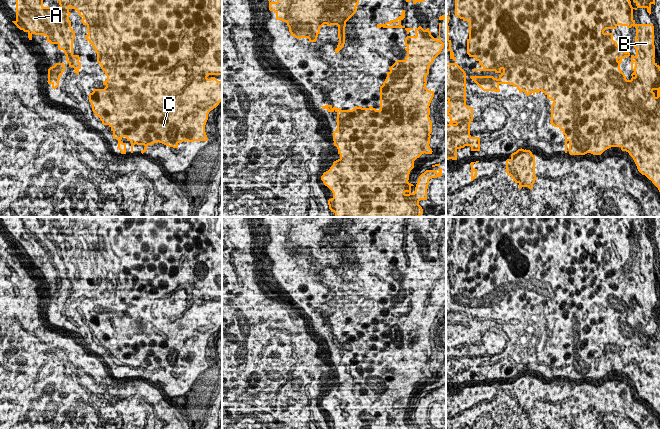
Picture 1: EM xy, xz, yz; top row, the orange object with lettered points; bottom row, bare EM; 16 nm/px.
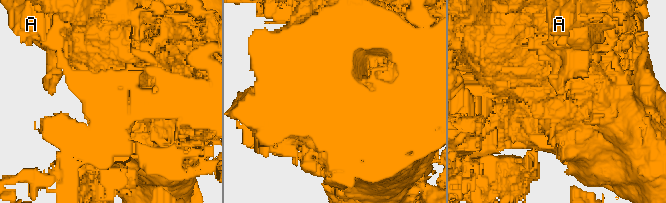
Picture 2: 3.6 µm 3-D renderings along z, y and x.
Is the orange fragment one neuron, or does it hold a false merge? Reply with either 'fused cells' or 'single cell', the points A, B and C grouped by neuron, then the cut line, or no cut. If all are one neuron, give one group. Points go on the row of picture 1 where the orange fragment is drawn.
single cell; groups A B C; cut none

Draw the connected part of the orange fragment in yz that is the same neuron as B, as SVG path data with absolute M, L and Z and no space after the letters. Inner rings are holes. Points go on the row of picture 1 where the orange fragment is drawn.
M455 0L455 16L459 17L463 21L469 22L469 38L467 39L467 54L469 57L474 57L476 61L479 62L479 65L482 67L481 69L472 69L472 71L494 71L495 73L499 73L499 78L494 78L493 76L470 76L470 78L483 90L483 91L495 91L500 92L499 85L500 84L509 84L513 87L516 87L519 90L519 93L522 91L525 92L527 96L531 93L535 95L535 93L539 93L542 91L547 99L550 99L553 104L551 105L551 121L550 123L554 127L558 127L565 136L565 153L569 153L570 155L585 155L587 153L591 153L593 155L601 155L605 150L611 147L620 147L622 151L626 151L633 158L638 171L645 175L652 183L658 188L660 192L660 66L655 62L655 45L654 45L654 26L653 24L636 24L633 19L633 10L637 10L638 8L646 8L649 15L651 14L651 5L655 5L655 0L633 0L636 4L636 8L633 8L630 0ZM618 25L626 26L627 28L631 28L632 26L636 28L636 36L634 42L634 48L636 49L636 55L631 55L628 51L624 51L622 47L617 45L617 42L613 40L613 33L605 33L606 29L616 29ZM626 57L631 57L631 69L634 71L630 80L626 79L625 74L620 69L620 64L622 60Z

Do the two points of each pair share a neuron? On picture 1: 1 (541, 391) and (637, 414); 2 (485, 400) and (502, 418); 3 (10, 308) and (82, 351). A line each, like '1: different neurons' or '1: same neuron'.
1: same neuron
2: different neurons
3: same neuron

